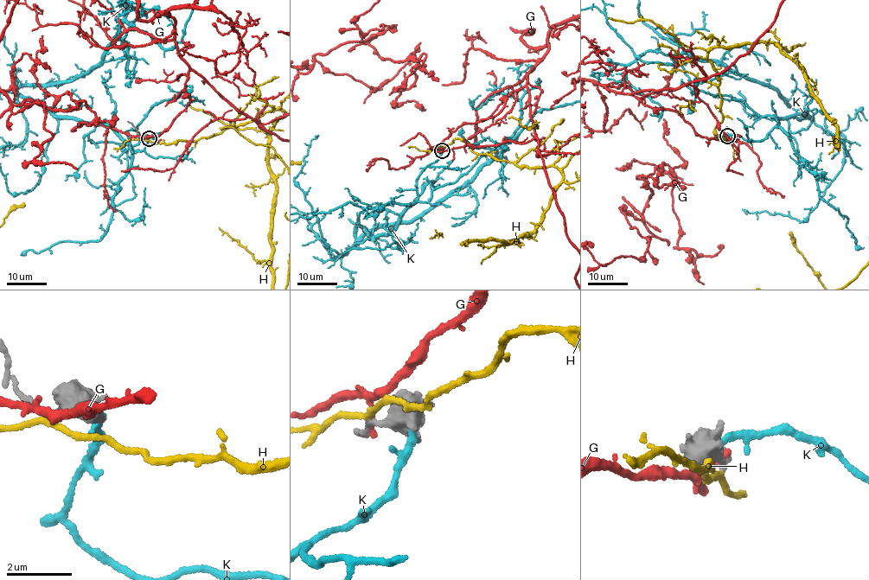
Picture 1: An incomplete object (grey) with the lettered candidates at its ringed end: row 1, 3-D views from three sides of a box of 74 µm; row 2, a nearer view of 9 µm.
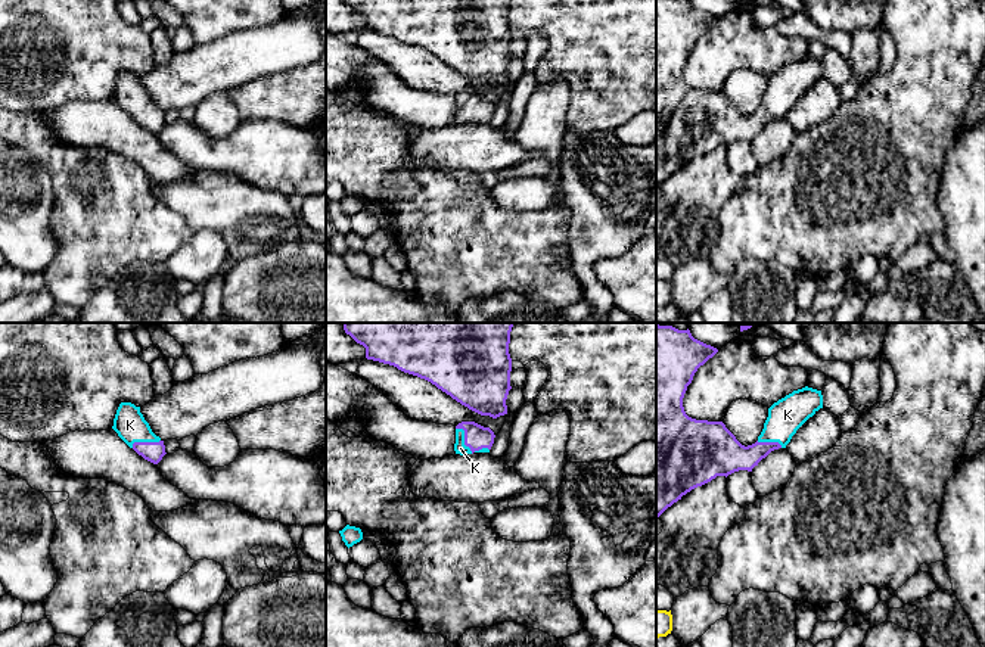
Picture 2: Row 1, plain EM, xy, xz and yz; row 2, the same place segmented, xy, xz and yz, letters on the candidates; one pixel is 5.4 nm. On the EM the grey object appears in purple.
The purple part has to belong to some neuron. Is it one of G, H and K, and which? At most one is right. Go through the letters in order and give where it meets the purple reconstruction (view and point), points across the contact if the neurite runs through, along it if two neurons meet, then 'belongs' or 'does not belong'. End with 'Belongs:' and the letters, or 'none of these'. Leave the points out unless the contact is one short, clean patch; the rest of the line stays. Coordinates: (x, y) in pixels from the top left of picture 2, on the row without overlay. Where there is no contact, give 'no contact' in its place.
G: no contact | does not belong
H: no contact | does not belong
K: xz (466, 115) | across xz (477, 106), (466, 115), (460, 118) | belongs
Belongs: K

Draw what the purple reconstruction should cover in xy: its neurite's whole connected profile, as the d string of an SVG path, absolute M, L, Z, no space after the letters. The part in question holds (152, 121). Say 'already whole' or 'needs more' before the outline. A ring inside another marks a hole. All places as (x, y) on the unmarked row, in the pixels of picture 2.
needs more; M131 72L119 74L112 99L130 118L153 134L167 124L164 111L152 102L140 77Z

